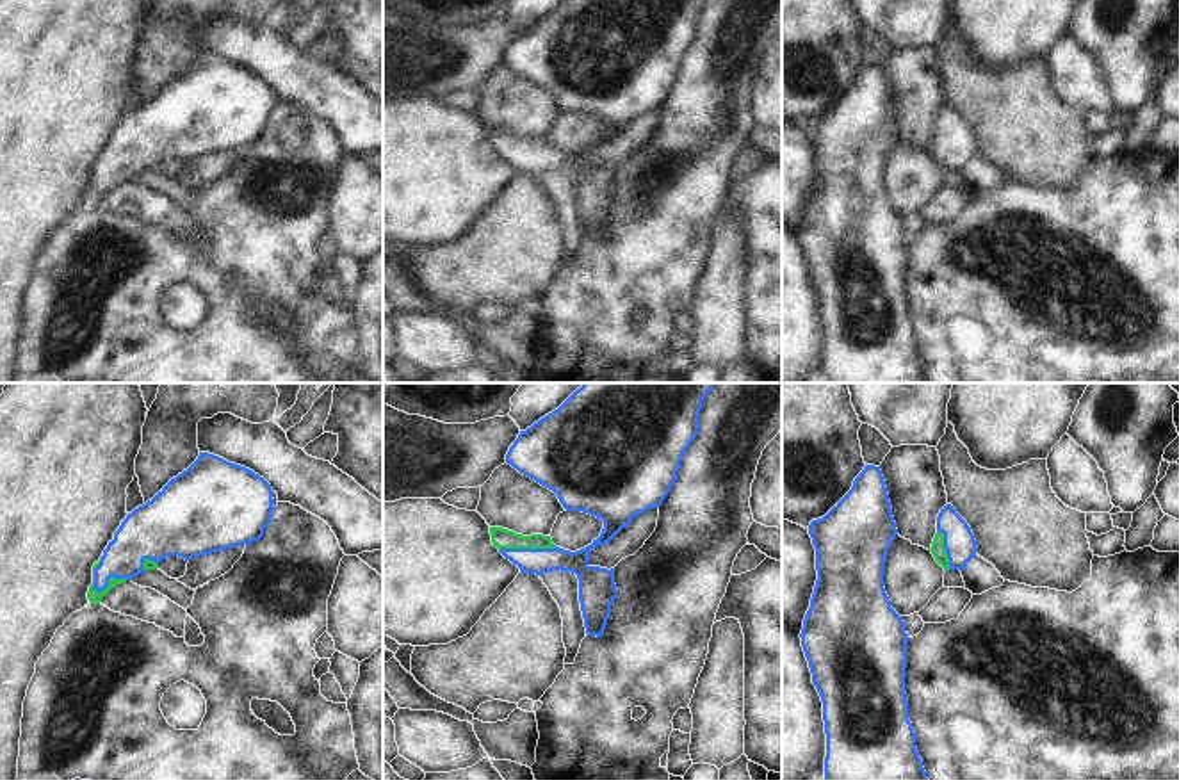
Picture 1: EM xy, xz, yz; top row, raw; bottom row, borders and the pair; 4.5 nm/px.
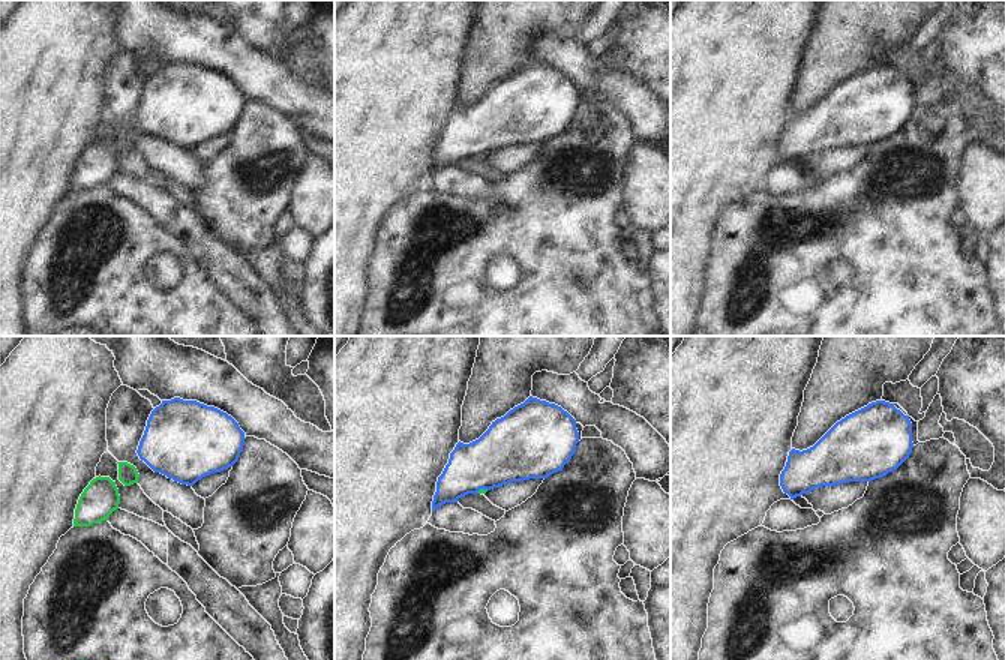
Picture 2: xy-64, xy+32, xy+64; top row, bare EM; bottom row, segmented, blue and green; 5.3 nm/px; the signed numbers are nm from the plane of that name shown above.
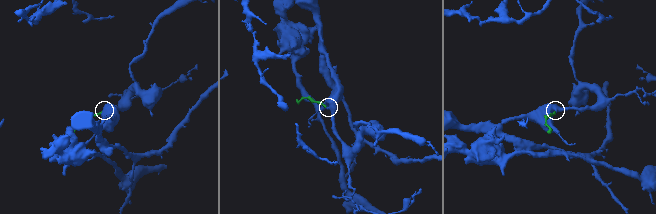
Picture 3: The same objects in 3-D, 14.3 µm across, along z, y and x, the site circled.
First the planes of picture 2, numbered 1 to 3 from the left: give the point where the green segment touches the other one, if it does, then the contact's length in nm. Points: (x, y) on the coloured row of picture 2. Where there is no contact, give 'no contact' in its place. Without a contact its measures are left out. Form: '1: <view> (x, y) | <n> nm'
1: no contact
2: xy+32 (482, 488) | 60 nm
3: no contact

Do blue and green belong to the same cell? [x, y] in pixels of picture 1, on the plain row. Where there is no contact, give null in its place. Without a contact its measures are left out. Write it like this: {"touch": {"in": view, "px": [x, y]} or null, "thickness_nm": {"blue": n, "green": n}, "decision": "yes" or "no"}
{"touch": {"in": "xy", "px": [109, 178]}, "thickness_nm": {"blue": 220, "green": 60}, "decision": "yes"}

